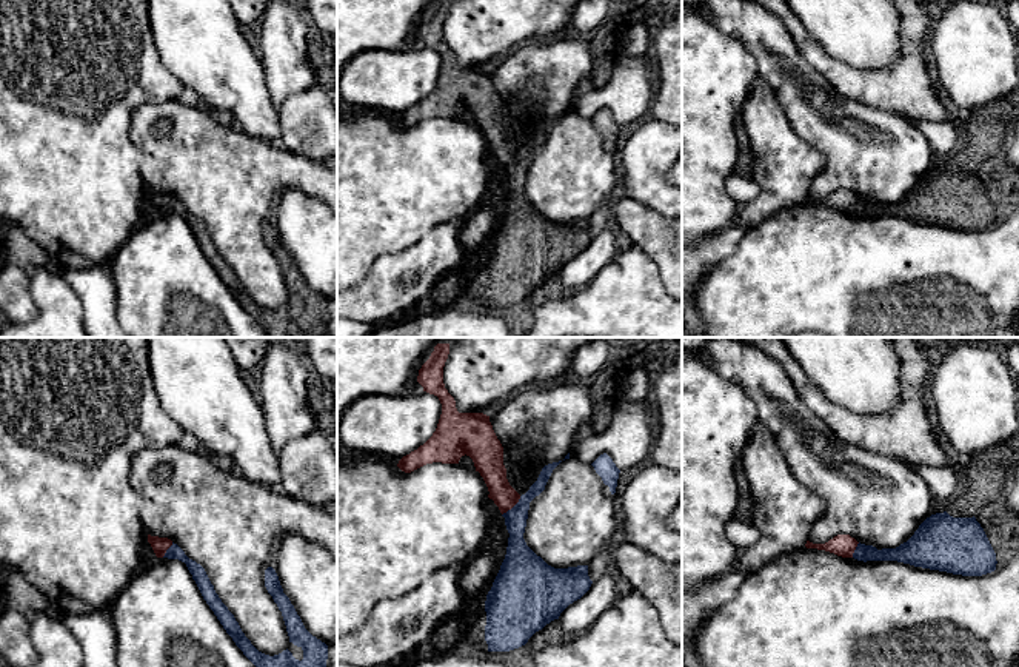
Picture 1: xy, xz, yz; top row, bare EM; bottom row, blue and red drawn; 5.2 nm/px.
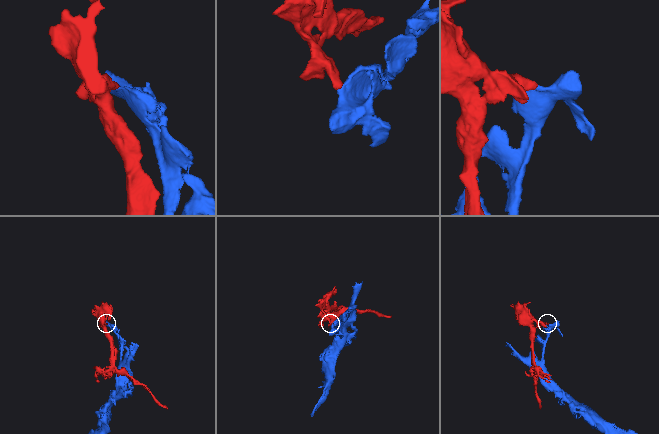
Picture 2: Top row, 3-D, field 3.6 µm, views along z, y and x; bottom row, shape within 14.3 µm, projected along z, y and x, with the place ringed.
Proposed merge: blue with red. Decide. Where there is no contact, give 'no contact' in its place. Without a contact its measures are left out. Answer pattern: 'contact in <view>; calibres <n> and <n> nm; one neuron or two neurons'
contact in xz; calibres 130 and 140 nm; two neurons

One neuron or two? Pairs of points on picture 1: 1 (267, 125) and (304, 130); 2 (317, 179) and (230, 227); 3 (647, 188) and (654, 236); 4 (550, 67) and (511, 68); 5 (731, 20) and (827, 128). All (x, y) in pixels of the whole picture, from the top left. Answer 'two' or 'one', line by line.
1: two
2: one
3: two
4: one
5: one

